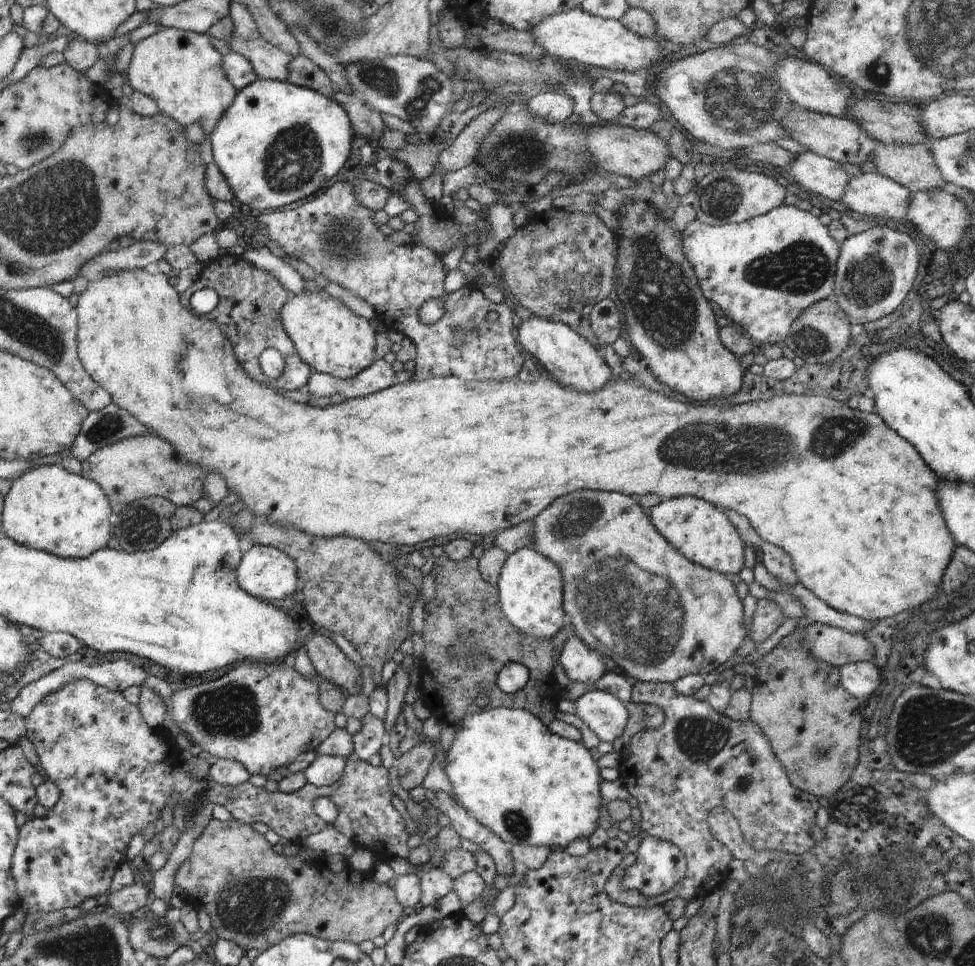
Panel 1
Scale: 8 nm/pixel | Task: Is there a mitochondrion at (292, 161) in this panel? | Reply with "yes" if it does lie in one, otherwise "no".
yes

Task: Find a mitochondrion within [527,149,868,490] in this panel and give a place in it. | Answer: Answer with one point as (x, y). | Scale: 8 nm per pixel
(659, 297)

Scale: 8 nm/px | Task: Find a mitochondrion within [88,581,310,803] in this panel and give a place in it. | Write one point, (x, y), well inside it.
(227, 712)

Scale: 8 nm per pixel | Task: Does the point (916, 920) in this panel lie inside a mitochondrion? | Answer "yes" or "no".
yes

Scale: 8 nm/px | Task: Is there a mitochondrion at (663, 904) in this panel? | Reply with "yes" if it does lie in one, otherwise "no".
no

